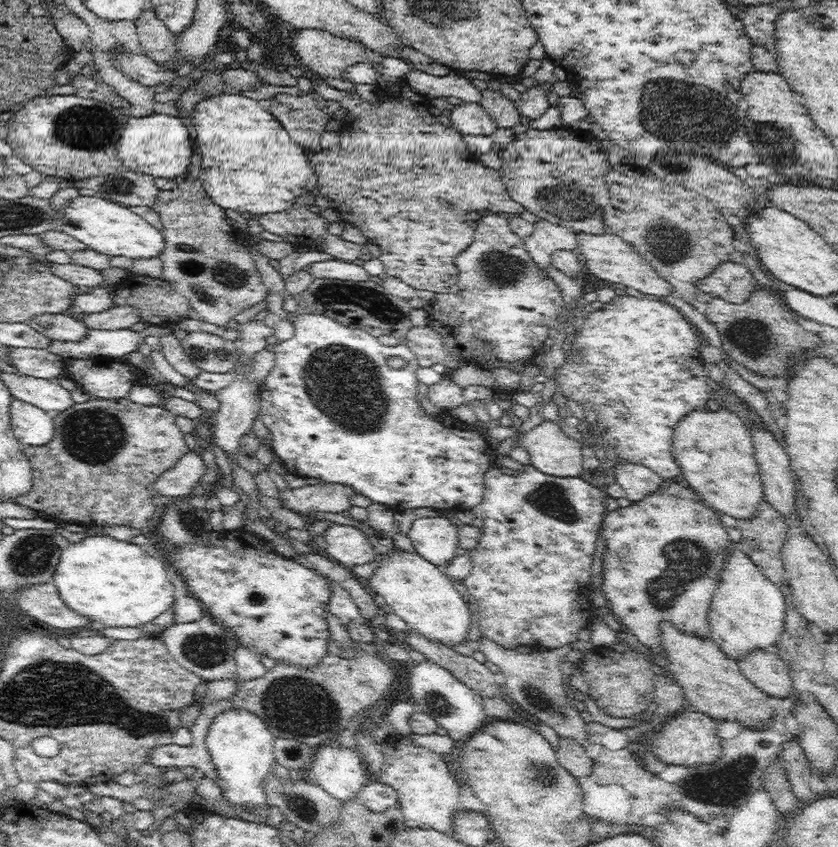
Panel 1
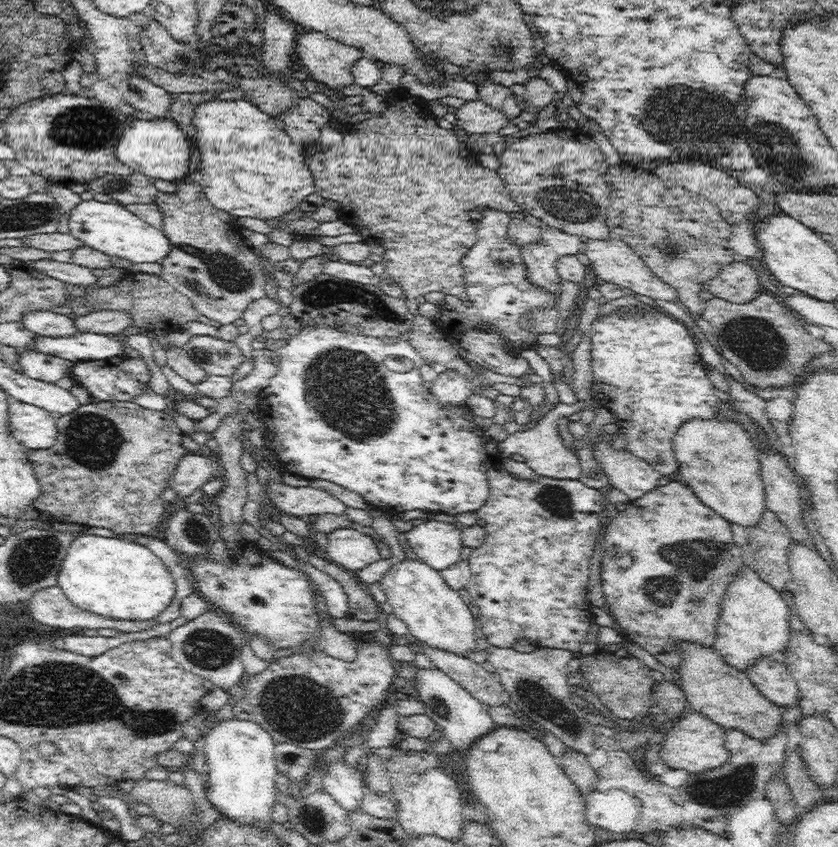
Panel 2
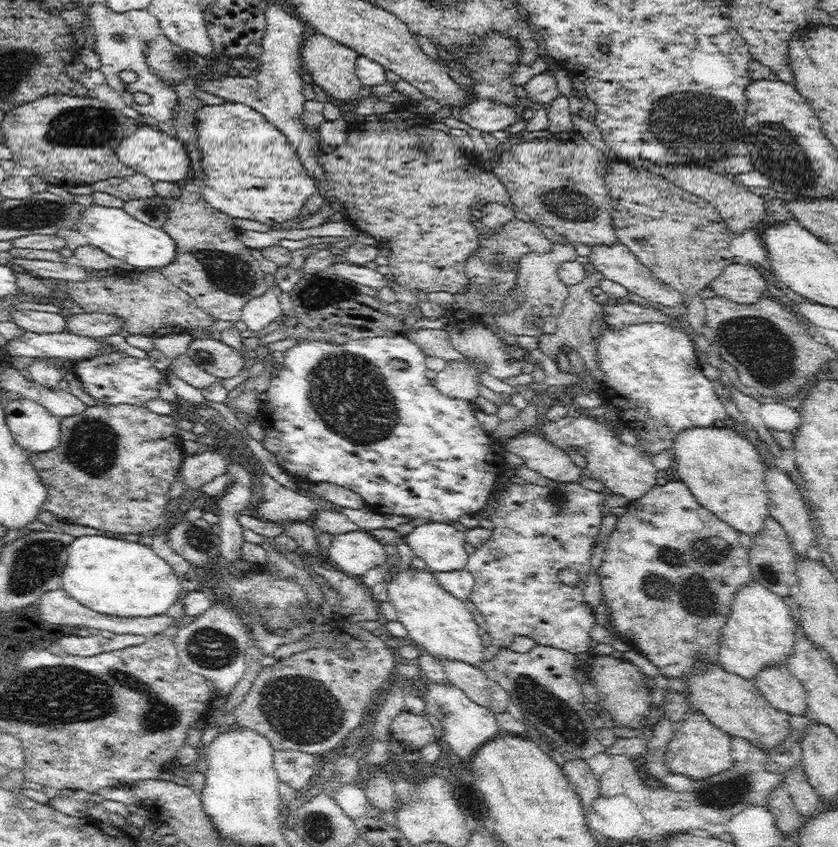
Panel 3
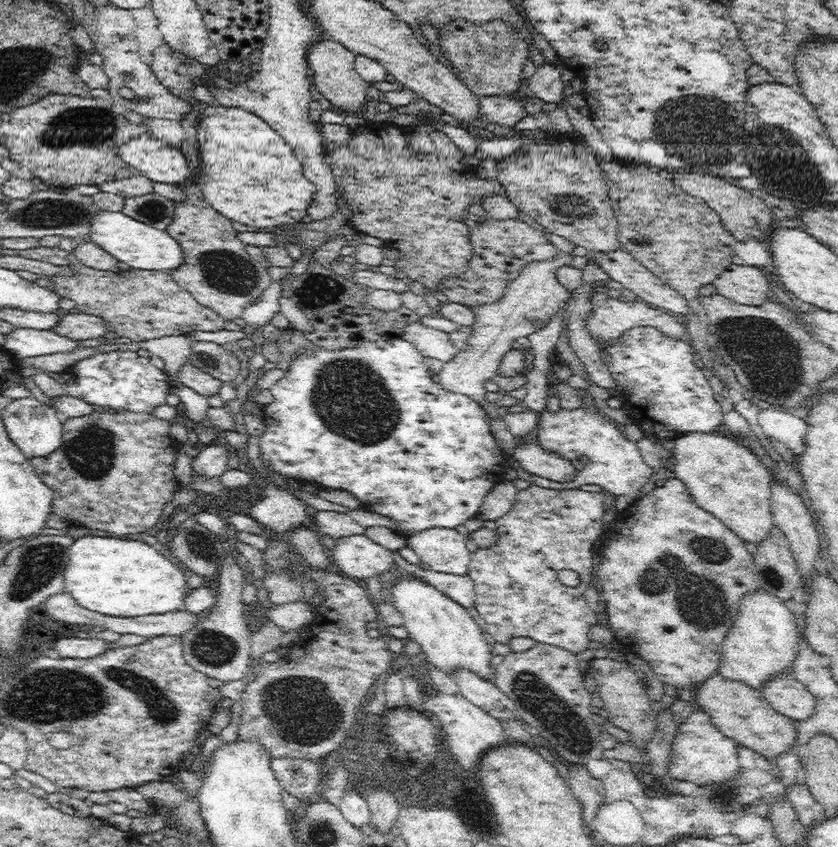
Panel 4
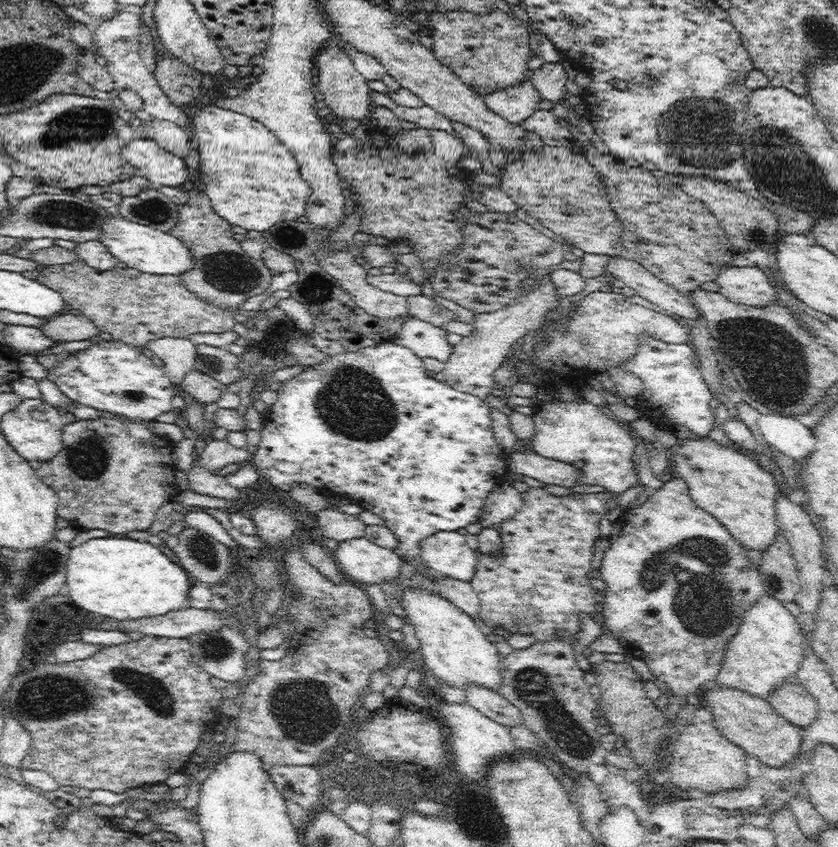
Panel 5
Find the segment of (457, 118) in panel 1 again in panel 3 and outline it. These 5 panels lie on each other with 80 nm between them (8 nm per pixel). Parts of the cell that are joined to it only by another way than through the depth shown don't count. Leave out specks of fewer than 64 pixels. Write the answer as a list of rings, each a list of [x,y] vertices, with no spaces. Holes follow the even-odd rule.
[[[475,99],[457,116],[481,133],[496,133],[515,124],[520,118],[519,111],[518,107],[508,107],[498,101]]]

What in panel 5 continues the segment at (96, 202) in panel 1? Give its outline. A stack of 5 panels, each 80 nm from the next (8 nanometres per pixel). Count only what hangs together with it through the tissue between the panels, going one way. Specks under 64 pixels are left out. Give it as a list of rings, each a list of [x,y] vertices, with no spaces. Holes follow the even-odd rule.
[[[108,217],[101,224],[102,240],[108,252],[126,266],[153,275],[176,275],[191,269],[194,259],[190,249],[169,233],[154,227],[138,224],[124,217]]]

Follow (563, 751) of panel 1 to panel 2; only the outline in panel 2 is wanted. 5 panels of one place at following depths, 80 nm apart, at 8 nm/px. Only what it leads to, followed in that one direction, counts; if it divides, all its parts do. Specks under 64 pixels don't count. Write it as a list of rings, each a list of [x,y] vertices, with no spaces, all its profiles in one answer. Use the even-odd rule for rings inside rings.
[[[566,748],[563,756],[558,758],[558,763],[568,778],[580,789],[582,796],[586,796],[594,788],[597,774],[594,773],[586,755]]]

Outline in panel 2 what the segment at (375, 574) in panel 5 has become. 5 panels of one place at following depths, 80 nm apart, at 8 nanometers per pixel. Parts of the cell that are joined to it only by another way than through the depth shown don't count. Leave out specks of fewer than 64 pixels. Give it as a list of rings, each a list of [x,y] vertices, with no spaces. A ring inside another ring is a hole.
[[[353,527],[329,532],[325,550],[329,560],[354,572],[381,559],[375,540]]]

